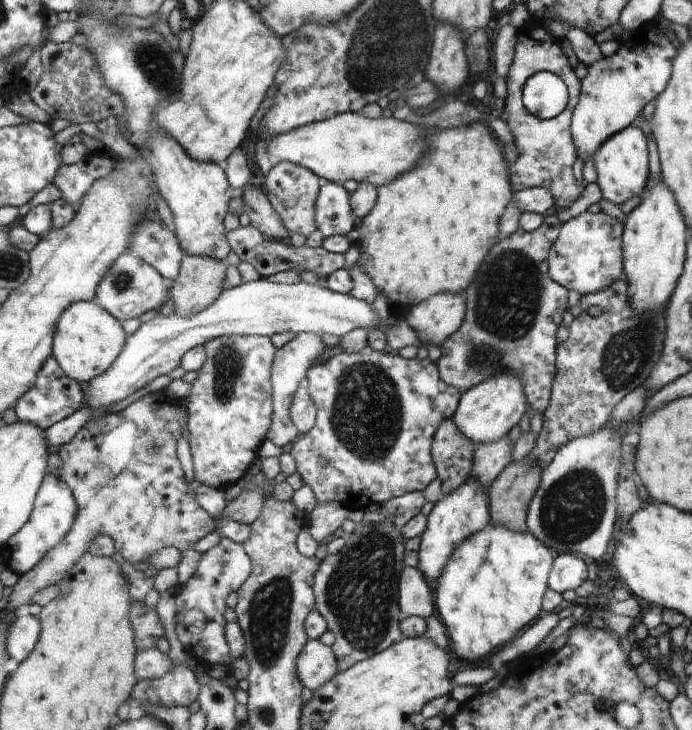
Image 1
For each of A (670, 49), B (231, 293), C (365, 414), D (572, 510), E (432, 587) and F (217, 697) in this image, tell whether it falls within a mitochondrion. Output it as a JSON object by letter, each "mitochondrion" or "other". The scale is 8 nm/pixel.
{"A":"other","B":"other","C":"mitochondrion","D":"mitochondrion","E":"other","F":"other"}

